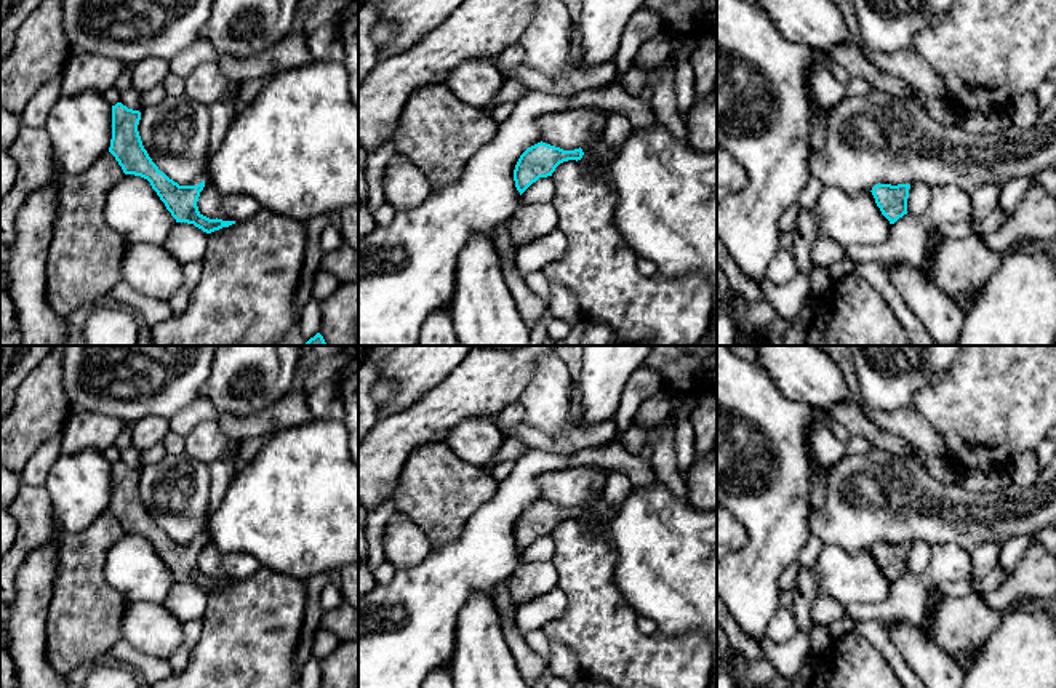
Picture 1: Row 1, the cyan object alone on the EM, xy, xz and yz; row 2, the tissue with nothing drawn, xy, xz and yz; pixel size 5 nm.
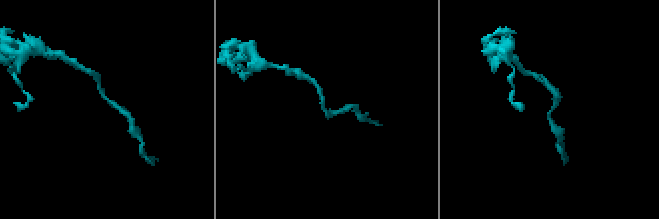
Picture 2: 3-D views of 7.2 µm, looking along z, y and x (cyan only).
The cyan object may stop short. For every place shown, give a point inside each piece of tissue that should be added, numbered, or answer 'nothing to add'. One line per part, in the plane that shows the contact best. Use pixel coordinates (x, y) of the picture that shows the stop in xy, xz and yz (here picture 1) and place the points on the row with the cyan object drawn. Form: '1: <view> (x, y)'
nothing to add

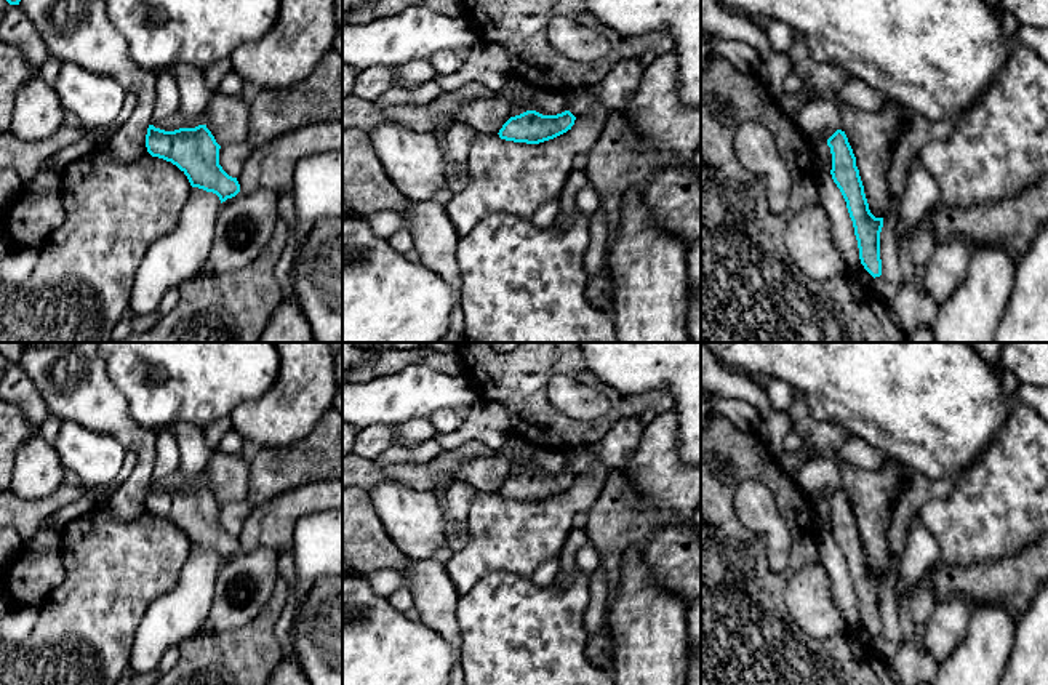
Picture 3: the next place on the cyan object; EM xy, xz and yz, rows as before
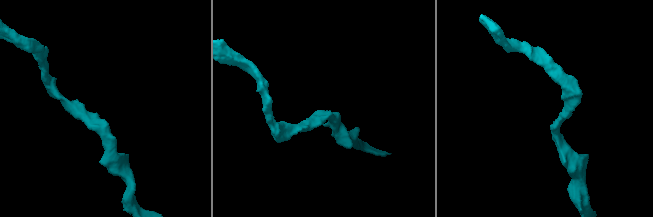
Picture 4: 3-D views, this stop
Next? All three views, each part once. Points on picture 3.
nothing to add

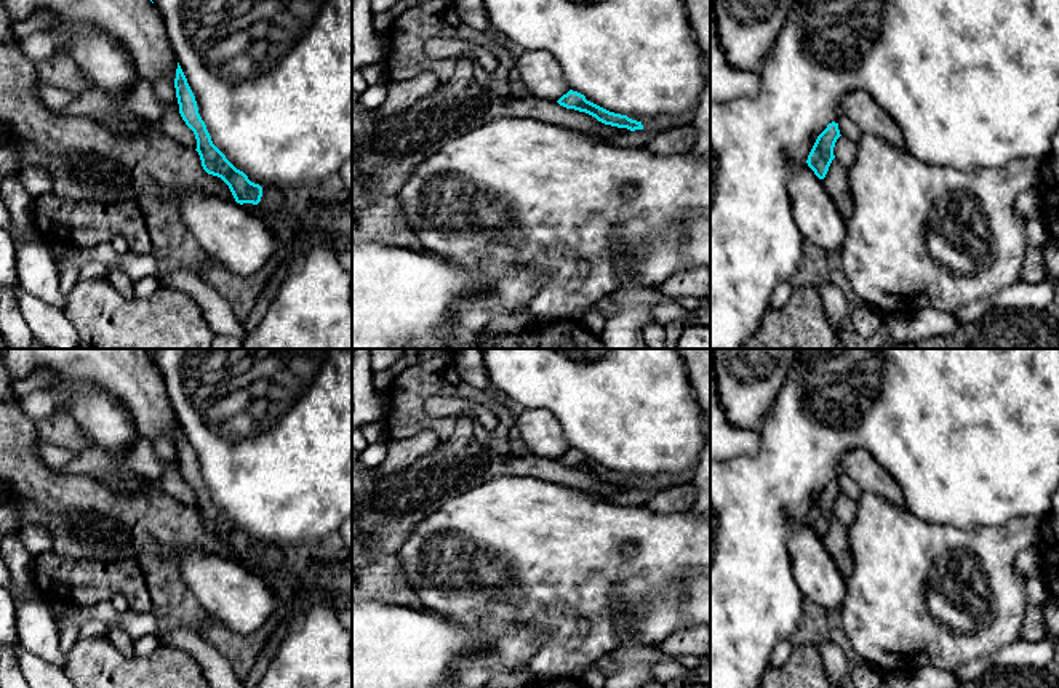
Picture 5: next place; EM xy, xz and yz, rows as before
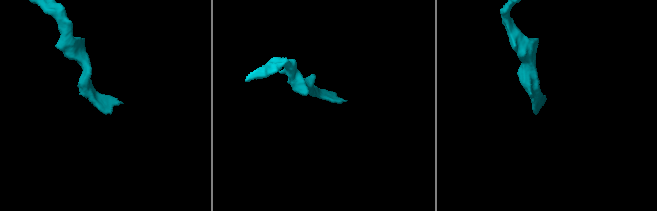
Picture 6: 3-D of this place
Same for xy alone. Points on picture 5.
1: xy (312, 207)

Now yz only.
nothing to add

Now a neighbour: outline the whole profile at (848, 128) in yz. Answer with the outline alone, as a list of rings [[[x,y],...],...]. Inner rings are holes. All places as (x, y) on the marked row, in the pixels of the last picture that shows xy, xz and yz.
[[[841,115],[838,120],[838,130],[843,138],[848,138],[854,142],[857,142],[862,136],[862,131],[857,128],[857,125],[845,115]]]

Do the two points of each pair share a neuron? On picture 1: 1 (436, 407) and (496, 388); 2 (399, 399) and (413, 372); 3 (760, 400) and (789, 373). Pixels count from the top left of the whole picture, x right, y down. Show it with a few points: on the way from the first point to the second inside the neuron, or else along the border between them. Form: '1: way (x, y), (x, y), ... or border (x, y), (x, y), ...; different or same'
1: way (450, 402), (476, 388), (482, 388); same
2: way (405, 392), (413, 378); same
3: border (752, 364), (784, 396), (808, 404); different

